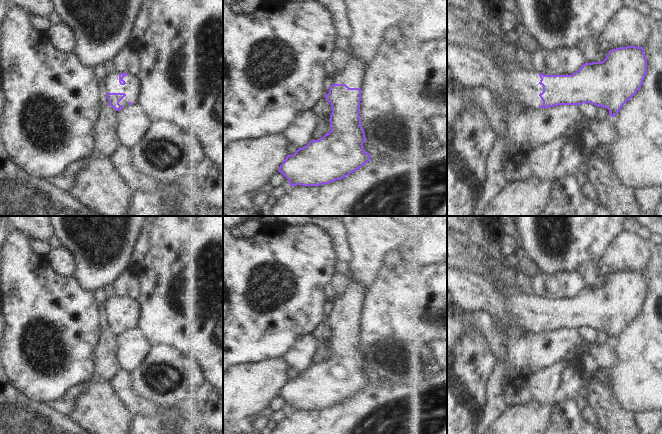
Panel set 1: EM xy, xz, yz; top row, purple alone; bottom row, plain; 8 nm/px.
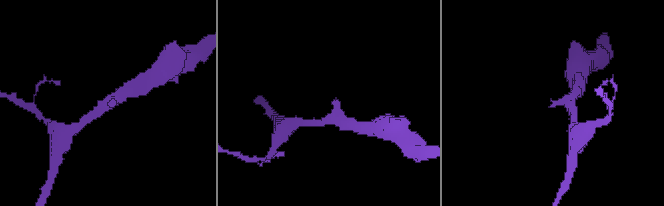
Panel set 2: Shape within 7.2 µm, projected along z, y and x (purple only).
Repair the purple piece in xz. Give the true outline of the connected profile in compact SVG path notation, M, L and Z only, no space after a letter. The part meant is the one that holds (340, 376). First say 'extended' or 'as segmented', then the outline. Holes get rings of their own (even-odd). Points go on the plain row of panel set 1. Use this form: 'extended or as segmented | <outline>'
extended | M350 271L347 274L347 284L341 296L336 296L332 303L329 317L325 319L330 327L332 337L330 340L331 355L319 364L311 364L306 370L299 372L293 379L287 379L280 389L278 396L282 397L290 410L319 410L341 404L349 398L360 393L370 385L370 379L363 372L367 364L361 350L359 339L361 325L361 311L367 288L355 279Z

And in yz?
extended | M456 267L447 269L447 296L463 311L484 311L497 315L505 323L513 323L526 331L548 332L558 329L590 327L609 334L611 341L641 312L647 298L643 271L612 273L601 286L585 287L572 299L544 299L536 295L504 294L484 277Z

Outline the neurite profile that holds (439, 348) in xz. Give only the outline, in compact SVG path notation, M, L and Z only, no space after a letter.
M447 340L433 341L430 343L430 346L440 365L447 369Z

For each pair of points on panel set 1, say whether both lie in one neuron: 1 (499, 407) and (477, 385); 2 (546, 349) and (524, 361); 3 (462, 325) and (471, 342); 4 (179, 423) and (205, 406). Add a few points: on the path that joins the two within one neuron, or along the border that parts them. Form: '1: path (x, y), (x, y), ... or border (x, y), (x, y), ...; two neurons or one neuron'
1: border (493, 370), (486, 385), (485, 404), (482, 408); two neurons
2: path (541, 350), (534, 351), (529, 356); one neuron
3: border (479, 332), (466, 334), (457, 345); two neurons
4: path (185, 423), (199, 412); one neuron

